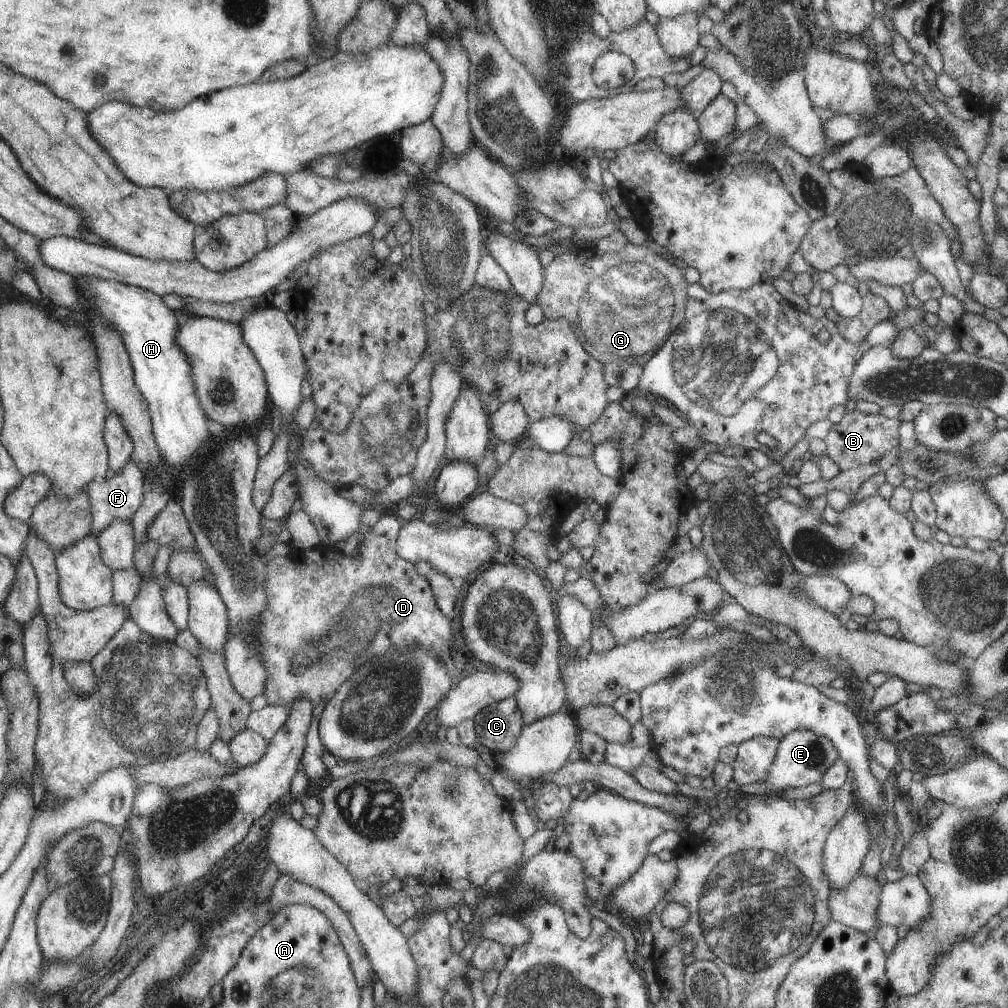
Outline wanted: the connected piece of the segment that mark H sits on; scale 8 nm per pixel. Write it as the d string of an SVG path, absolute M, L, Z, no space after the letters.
M91 275L75 279L78 290L93 302L93 312L101 316L105 328L119 332L127 346L135 386L147 402L155 444L167 466L181 470L191 464L191 460L201 458L206 442L214 436L207 428L207 416L195 396L195 384L191 384L190 361L183 348L175 344L180 319L161 302L159 295L147 289Z

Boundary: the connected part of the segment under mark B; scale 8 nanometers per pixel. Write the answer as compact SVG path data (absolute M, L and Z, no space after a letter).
M857 409L844 411L841 420L832 424L829 433L823 439L825 443L825 454L839 468L839 471L849 470L871 464L885 452L897 447L899 434L897 432L900 421L890 419L881 415L863 414Z

